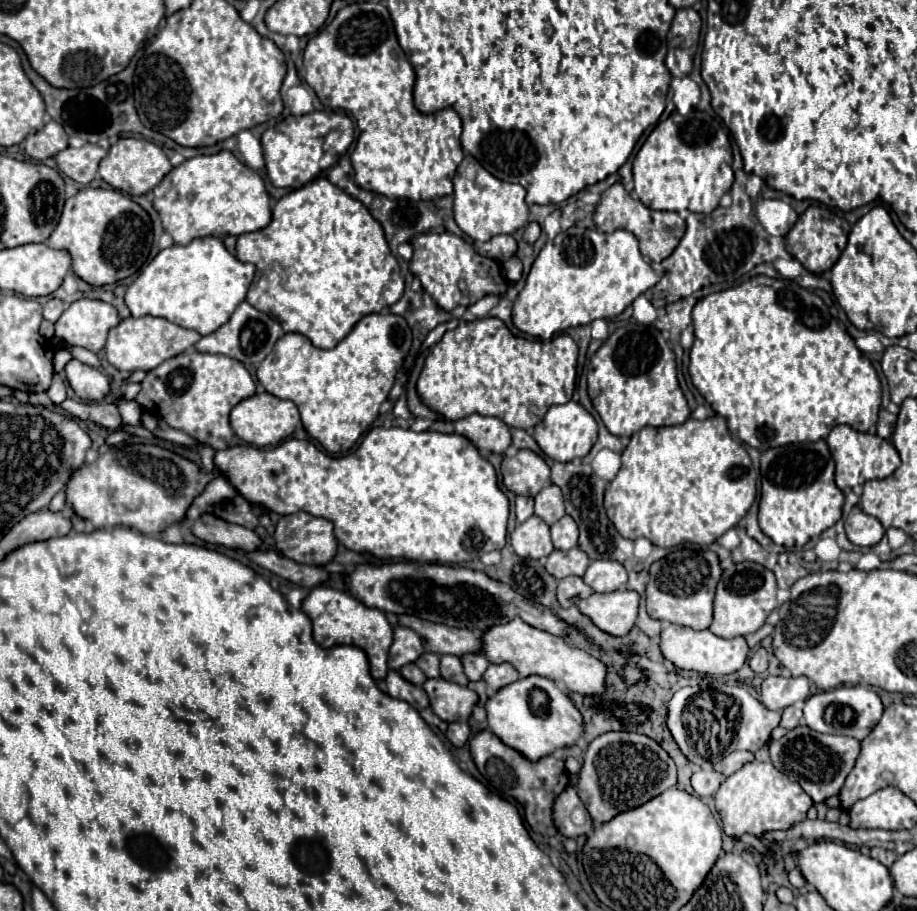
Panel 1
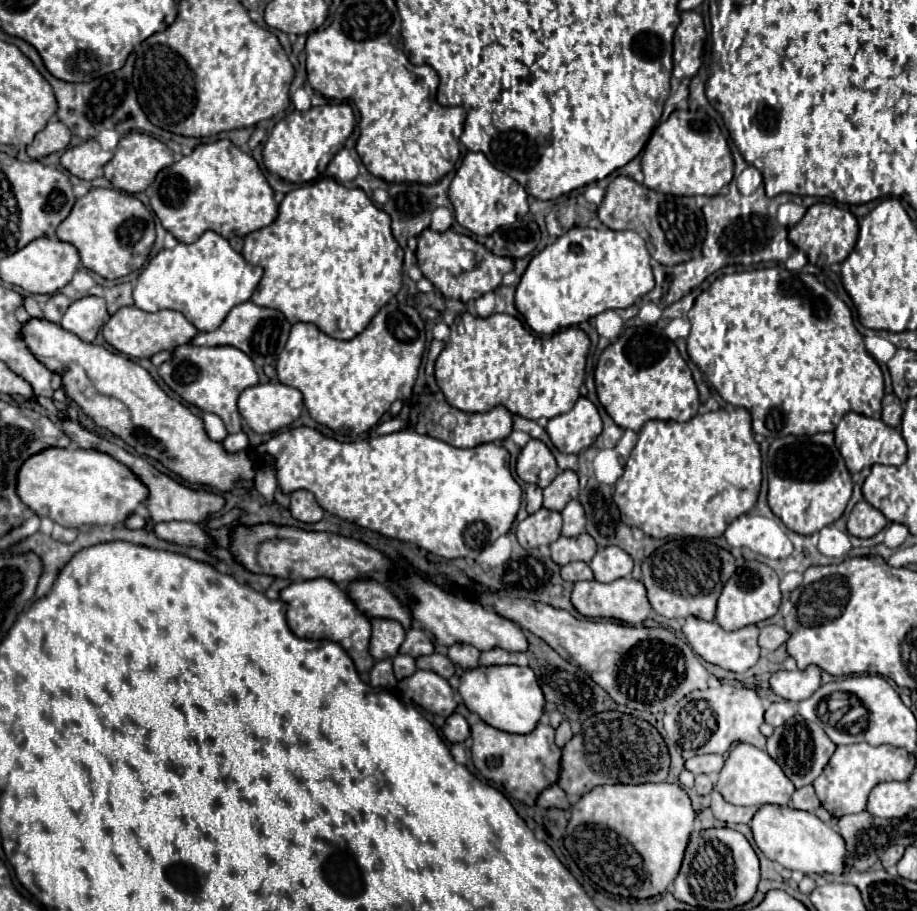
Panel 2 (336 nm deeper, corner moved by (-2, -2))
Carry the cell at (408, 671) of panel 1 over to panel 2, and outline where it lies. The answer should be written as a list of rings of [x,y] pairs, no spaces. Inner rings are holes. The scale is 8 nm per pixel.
[[[396,654],[392,658],[392,664],[394,664],[394,676],[398,680],[406,678],[406,676],[412,676],[416,672],[416,660],[412,656],[406,656],[406,654]]]

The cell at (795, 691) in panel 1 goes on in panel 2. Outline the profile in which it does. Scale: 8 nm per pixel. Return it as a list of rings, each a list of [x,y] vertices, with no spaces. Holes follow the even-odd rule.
[[[812,664],[806,670],[778,670],[770,678],[770,686],[778,696],[786,700],[806,700],[806,696],[812,696],[820,688],[820,668]]]

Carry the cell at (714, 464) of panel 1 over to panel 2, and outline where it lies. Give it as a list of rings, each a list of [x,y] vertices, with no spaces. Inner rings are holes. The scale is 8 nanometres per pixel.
[[[720,408],[714,412],[706,412],[706,414],[696,414],[694,418],[690,418],[688,422],[674,422],[674,420],[648,420],[642,430],[638,432],[638,442],[632,450],[632,454],[626,460],[624,466],[624,474],[620,476],[620,480],[614,486],[614,502],[620,508],[620,516],[622,522],[628,526],[636,526],[640,528],[646,536],[652,538],[666,538],[666,536],[696,536],[696,538],[716,538],[722,536],[726,526],[738,518],[740,514],[746,514],[758,500],[758,492],[760,492],[760,484],[762,484],[762,456],[760,456],[760,446],[754,440],[752,434],[752,424],[750,424],[750,412],[746,412],[746,408]]]

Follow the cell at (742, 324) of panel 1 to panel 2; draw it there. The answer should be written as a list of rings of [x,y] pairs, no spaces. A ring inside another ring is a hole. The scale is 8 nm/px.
[[[774,266],[774,268],[760,268],[760,270],[750,270],[750,272],[734,272],[726,274],[714,280],[714,284],[702,292],[694,306],[688,312],[688,320],[692,324],[690,334],[688,334],[688,356],[696,366],[702,370],[706,376],[706,382],[716,388],[716,392],[732,406],[742,406],[752,414],[752,430],[756,434],[762,434],[764,438],[778,438],[778,436],[800,436],[800,434],[818,434],[818,432],[832,432],[838,426],[838,420],[846,412],[858,412],[864,416],[880,416],[882,410],[882,396],[884,396],[884,378],[878,362],[866,352],[864,348],[864,338],[856,330],[852,312],[850,308],[832,292],[828,290],[822,282],[818,282],[816,276],[806,274],[806,272],[792,272],[786,270],[784,266]]]

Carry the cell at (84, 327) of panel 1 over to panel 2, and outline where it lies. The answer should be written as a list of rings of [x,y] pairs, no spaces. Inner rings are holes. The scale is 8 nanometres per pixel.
[[[86,296],[72,302],[62,318],[62,328],[74,332],[84,342],[94,342],[98,330],[108,318],[106,302],[96,296]]]

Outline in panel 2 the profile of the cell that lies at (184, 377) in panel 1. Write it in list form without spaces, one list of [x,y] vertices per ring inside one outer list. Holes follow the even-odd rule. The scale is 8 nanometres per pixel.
[[[176,346],[172,350],[172,358],[158,368],[158,374],[168,384],[168,388],[180,394],[186,402],[202,408],[204,412],[218,414],[230,434],[240,432],[242,428],[242,418],[236,408],[240,392],[258,384],[258,372],[254,368],[254,362],[234,346]]]

